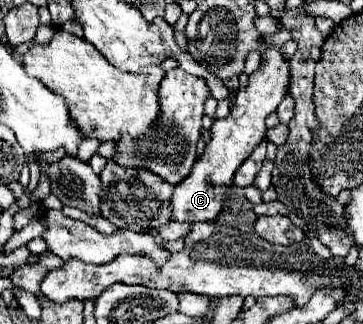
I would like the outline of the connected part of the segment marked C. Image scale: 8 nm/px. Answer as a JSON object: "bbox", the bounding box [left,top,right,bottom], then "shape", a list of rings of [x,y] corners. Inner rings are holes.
{"bbox":[171,46,289,224],"shape":[[[271,46],[263,54],[259,70],[249,76],[247,88],[237,90],[235,106],[231,108],[229,116],[213,122],[209,130],[211,142],[205,146],[203,154],[195,162],[187,180],[175,186],[175,192],[171,196],[171,220],[189,222],[189,224],[215,220],[215,216],[223,208],[225,190],[233,186],[233,176],[237,168],[249,158],[253,148],[263,140],[267,132],[265,118],[277,110],[279,102],[285,98],[287,86],[289,86],[289,62],[281,56],[279,48]]]}

